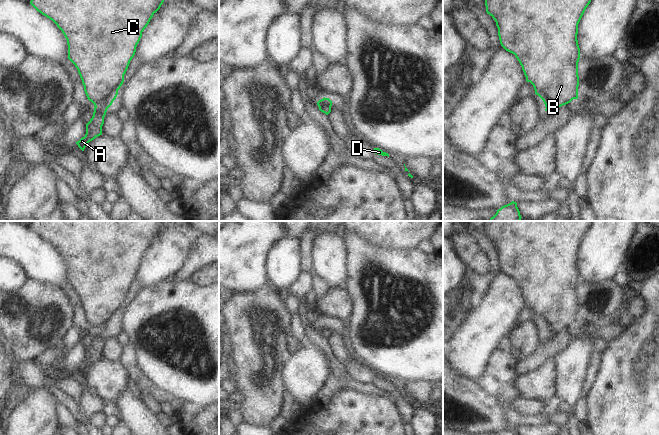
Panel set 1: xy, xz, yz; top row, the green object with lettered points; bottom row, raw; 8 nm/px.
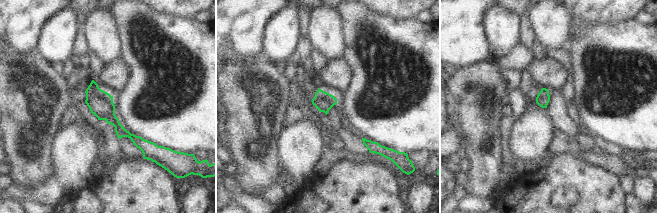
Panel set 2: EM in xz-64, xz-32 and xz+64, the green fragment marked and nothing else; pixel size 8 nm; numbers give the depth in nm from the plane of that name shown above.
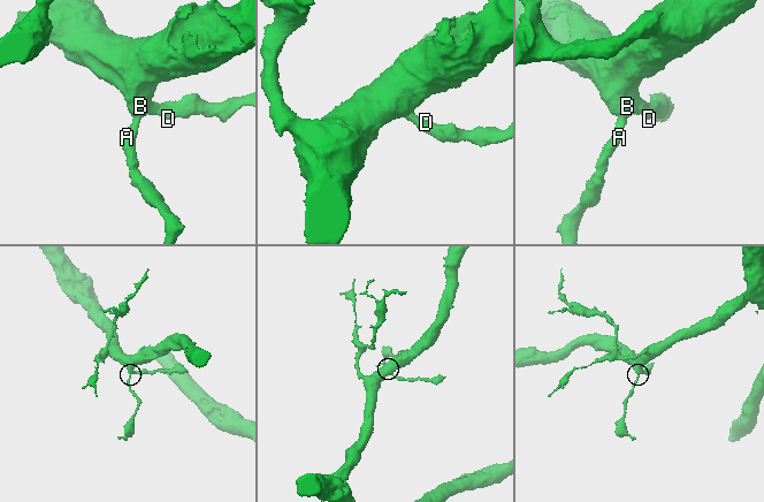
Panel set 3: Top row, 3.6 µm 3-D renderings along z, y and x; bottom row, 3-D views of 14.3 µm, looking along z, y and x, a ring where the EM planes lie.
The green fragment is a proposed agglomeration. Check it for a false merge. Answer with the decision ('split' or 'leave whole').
leave whole

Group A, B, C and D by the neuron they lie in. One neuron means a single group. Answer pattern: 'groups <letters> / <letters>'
groups A B C D

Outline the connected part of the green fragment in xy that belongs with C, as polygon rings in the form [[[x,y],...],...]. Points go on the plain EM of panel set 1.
[[[31,221],[30,228],[52,244],[64,258],[68,283],[75,289],[85,318],[94,328],[94,336],[86,348],[86,358],[76,366],[84,375],[86,369],[102,359],[107,333],[118,319],[124,299],[135,279],[142,256],[153,239],[169,221]]]

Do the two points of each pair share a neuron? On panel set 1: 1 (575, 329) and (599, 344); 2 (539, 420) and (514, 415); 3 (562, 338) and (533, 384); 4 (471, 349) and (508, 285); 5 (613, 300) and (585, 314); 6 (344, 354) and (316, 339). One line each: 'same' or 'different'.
1: same
2: same
3: different
4: same
5: same
6: different

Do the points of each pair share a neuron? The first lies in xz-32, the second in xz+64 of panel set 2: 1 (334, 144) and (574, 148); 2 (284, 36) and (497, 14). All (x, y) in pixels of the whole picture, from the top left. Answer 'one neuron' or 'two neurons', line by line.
1: two neurons
2: one neuron

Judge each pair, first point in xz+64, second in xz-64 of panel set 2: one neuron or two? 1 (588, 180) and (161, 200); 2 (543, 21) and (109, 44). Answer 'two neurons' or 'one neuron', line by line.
1: one neuron
2: one neuron

